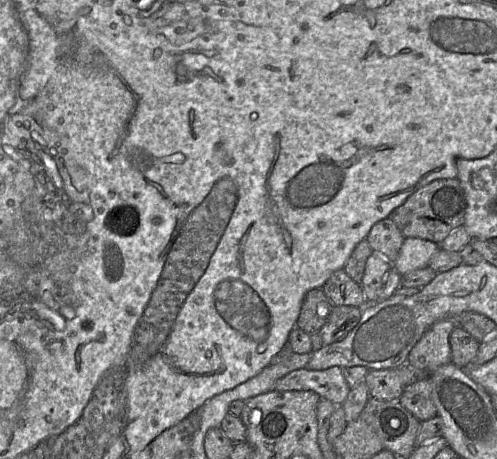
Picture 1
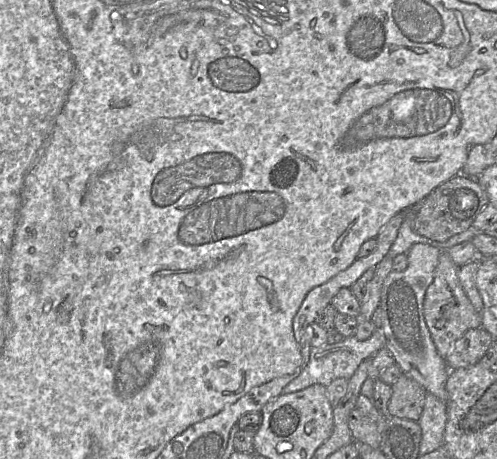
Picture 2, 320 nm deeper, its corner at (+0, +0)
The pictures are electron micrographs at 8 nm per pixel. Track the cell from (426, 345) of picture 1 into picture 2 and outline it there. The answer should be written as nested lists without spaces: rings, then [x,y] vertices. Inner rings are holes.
[[[442,251],[434,272],[434,279],[424,297],[424,318],[438,353],[446,358],[454,344],[469,329],[481,327],[481,312],[473,307],[458,277],[457,266],[447,251]]]

